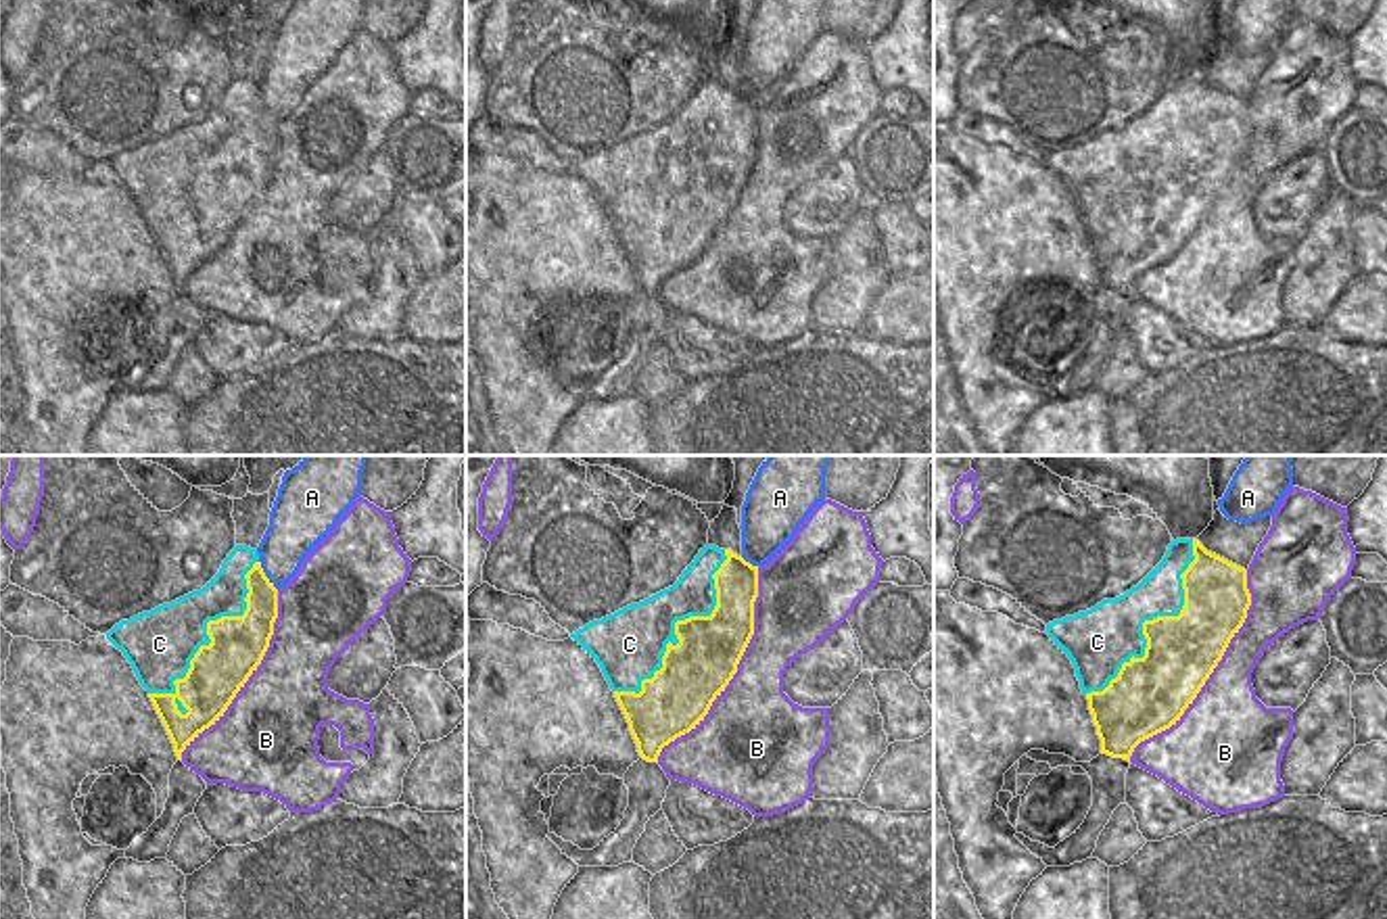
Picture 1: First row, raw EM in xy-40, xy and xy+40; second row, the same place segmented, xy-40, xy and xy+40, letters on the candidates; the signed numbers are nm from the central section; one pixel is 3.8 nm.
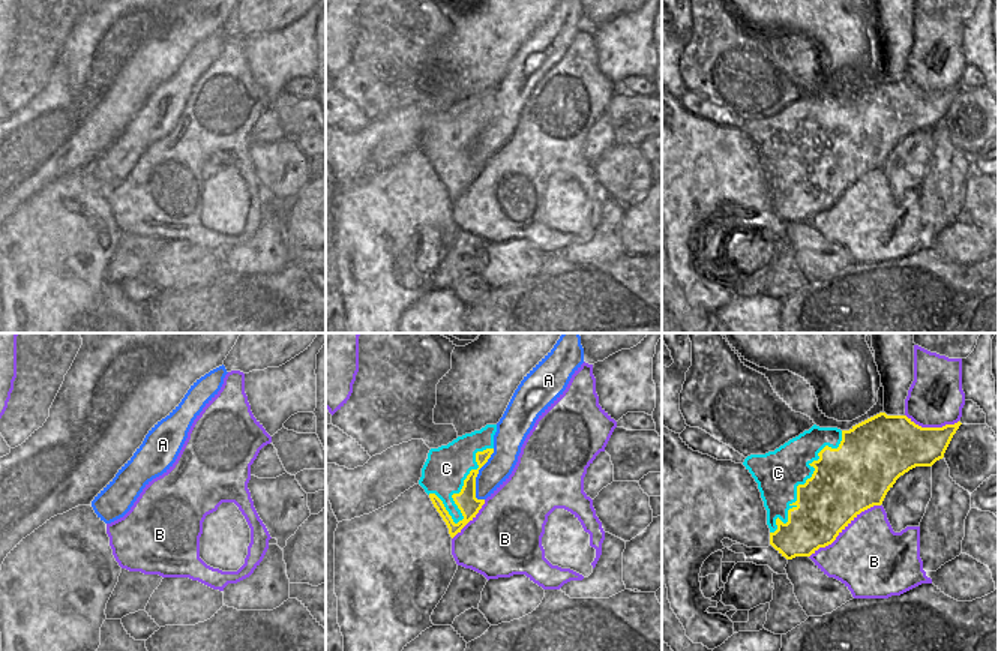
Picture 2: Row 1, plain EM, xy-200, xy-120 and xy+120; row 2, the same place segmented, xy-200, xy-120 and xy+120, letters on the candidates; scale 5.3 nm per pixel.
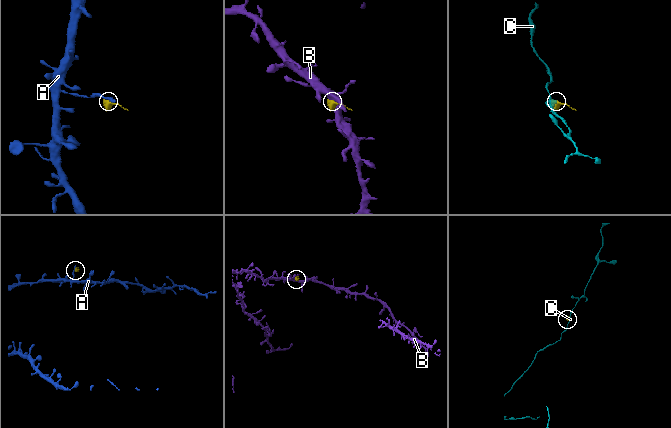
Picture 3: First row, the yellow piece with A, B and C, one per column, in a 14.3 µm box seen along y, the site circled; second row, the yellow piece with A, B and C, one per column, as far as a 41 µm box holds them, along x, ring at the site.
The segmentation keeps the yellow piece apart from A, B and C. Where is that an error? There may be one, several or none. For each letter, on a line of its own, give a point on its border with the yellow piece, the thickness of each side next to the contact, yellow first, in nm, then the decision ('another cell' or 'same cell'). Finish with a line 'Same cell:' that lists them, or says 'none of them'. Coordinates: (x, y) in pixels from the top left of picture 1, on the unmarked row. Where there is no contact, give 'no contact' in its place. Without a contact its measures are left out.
A: meets yellow in xy-40 at (264, 107); 180 nm thick on the yellow side, 220 nm on the other; another cell
B: meets yellow in xy at (736, 201); 260 nm thick on the yellow side, 380 nm on the other; another cell
C: meets yellow in xy-40 at (207, 161); 220 nm thick on the yellow side, 260 nm on the other; another cell
Same cell: none of them

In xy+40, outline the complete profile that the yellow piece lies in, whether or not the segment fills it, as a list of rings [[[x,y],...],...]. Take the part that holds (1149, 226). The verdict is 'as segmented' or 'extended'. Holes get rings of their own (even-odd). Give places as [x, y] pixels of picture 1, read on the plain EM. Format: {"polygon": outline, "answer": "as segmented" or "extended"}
{"polygon": [[[1193,71],[1193,88],[1195,92],[1180,107],[1184,121],[1180,146],[1145,152],[1145,188],[1132,188],[1124,194],[1118,209],[1103,223],[1086,226],[1101,272],[1101,286],[1130,294],[1141,274],[1176,257],[1247,150],[1251,138],[1247,102],[1207,84],[1197,71]]], "answer": "as segmented"}

